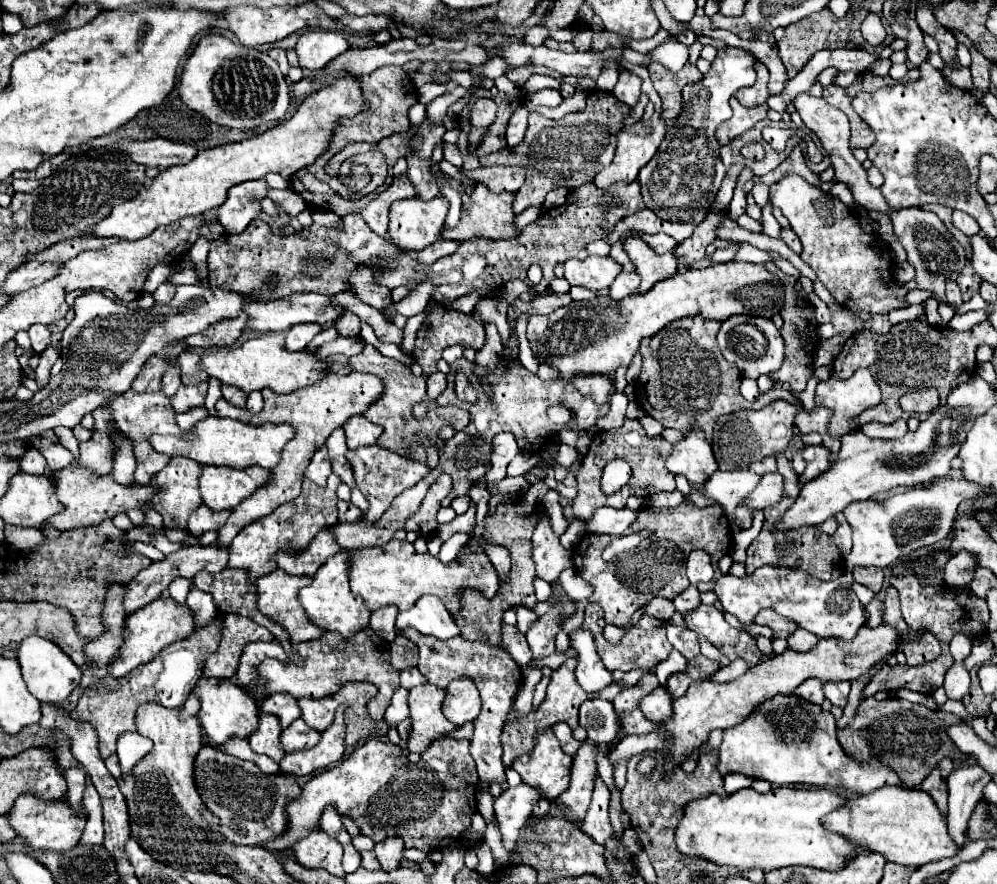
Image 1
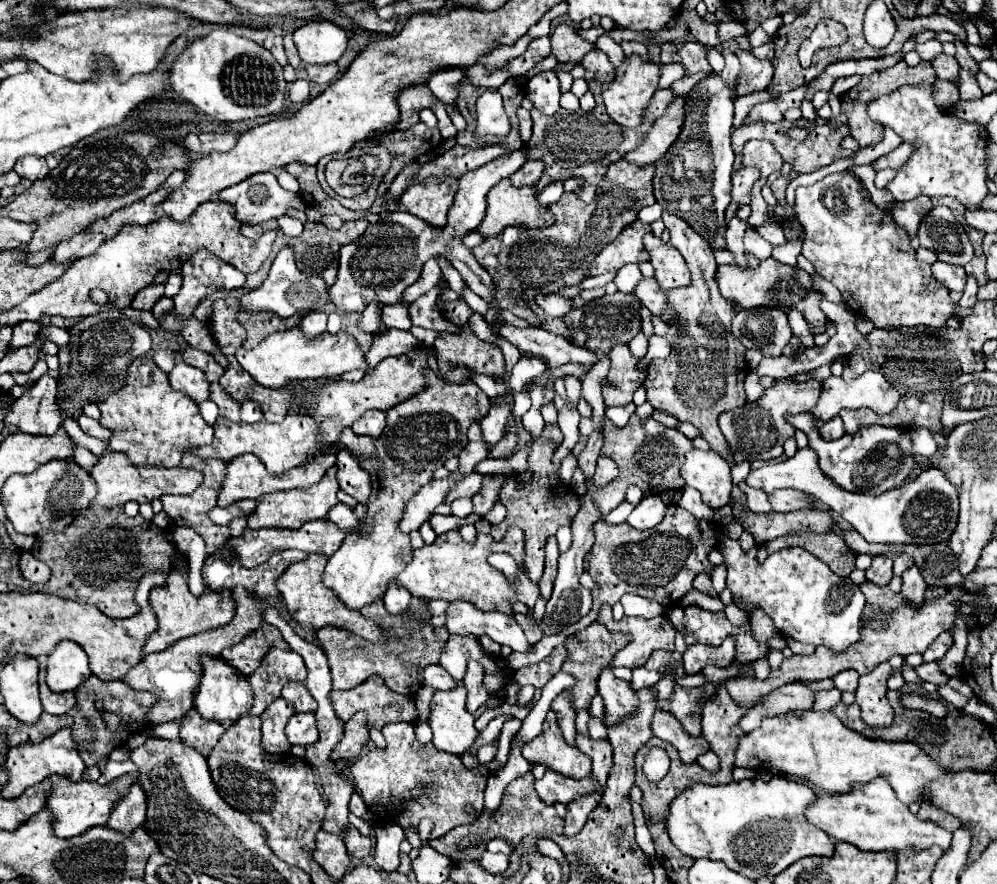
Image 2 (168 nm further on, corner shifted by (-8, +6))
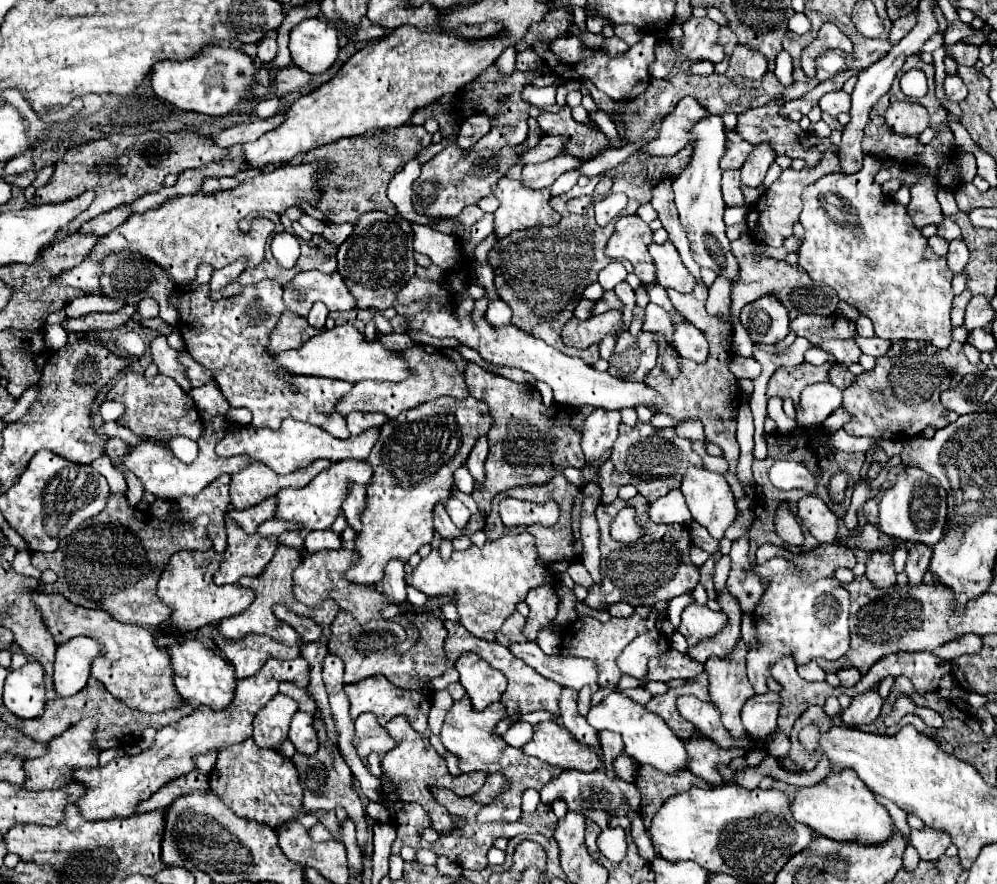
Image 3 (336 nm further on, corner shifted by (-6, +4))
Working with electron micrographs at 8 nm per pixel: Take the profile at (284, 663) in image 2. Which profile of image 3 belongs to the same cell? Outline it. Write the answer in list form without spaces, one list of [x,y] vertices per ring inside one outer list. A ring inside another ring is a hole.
[[[301,656],[293,658],[293,660],[269,658],[265,662],[265,666],[257,674],[253,674],[253,676],[249,676],[245,680],[237,680],[237,692],[235,692],[235,698],[233,698],[233,706],[229,706],[229,710],[209,710],[207,706],[197,706],[193,714],[185,716],[183,720],[175,722],[173,726],[161,728],[157,732],[157,738],[155,738],[155,742],[153,742],[153,746],[149,750],[143,750],[137,756],[115,758],[107,766],[95,766],[95,768],[89,768],[89,770],[77,770],[73,774],[75,780],[87,784],[87,794],[77,800],[81,816],[87,818],[87,820],[109,820],[109,818],[127,818],[127,816],[133,816],[137,812],[137,806],[145,798],[151,798],[153,792],[157,792],[161,786],[165,786],[167,782],[171,782],[171,780],[175,780],[179,776],[185,776],[185,774],[193,772],[195,770],[195,762],[193,762],[195,756],[209,754],[209,752],[219,752],[225,746],[233,746],[233,744],[243,742],[245,738],[249,738],[251,730],[253,730],[251,724],[253,724],[253,718],[255,718],[257,710],[263,708],[265,702],[269,702],[279,692],[277,686],[281,682],[293,682],[299,688],[307,688],[307,684],[309,684],[309,666],[307,666],[305,658],[301,658]]]

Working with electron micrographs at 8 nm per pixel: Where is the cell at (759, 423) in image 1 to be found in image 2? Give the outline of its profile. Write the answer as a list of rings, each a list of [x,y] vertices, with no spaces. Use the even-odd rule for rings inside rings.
[[[779,380],[773,388],[765,390],[765,394],[755,400],[747,402],[731,412],[723,412],[719,416],[719,428],[729,442],[733,462],[753,462],[753,460],[775,460],[783,454],[783,442],[795,434],[795,428],[785,420],[785,414],[793,412],[807,412],[811,410],[821,394],[821,382],[793,382],[793,380]]]

